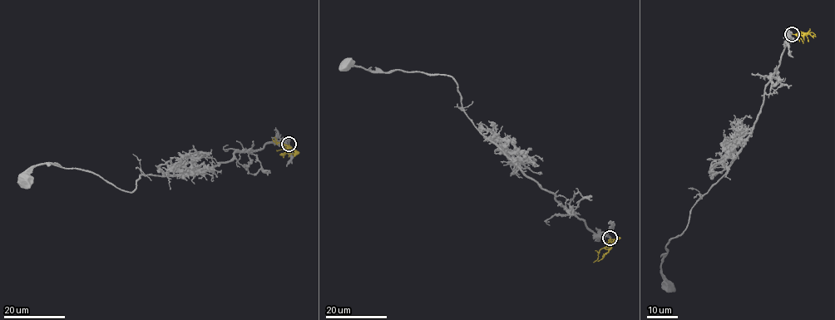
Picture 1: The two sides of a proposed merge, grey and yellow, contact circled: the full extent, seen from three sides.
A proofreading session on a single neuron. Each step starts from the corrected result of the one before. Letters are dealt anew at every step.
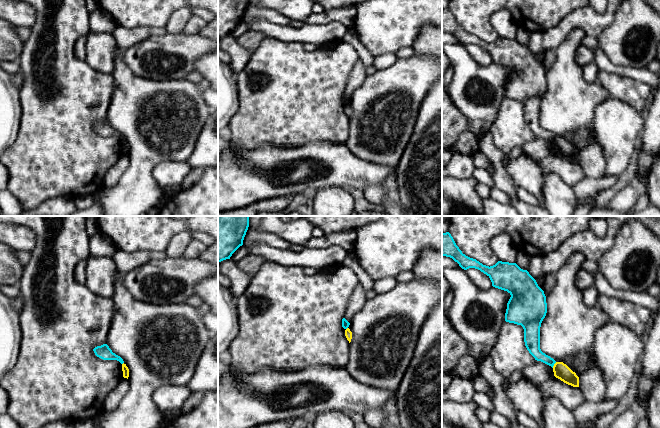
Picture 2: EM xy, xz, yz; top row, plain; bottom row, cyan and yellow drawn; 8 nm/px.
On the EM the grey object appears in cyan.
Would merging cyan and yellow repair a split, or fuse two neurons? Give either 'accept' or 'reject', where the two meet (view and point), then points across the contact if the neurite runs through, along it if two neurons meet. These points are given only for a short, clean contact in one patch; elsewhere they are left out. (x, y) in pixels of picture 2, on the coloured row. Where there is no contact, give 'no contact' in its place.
reject | yz (553, 365) | along yz (556, 362), (552, 367)

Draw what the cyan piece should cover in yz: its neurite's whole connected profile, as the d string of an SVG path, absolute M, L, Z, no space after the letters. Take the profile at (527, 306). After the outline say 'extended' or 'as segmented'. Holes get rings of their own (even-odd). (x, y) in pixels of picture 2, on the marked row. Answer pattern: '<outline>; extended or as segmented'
M449 232L442 233L442 256L452 258L464 270L480 270L490 278L493 287L511 295L505 321L521 325L529 353L535 360L553 368L556 361L540 349L540 327L547 313L546 296L529 272L516 263L498 261L490 267L483 265L463 254Z; as segmented

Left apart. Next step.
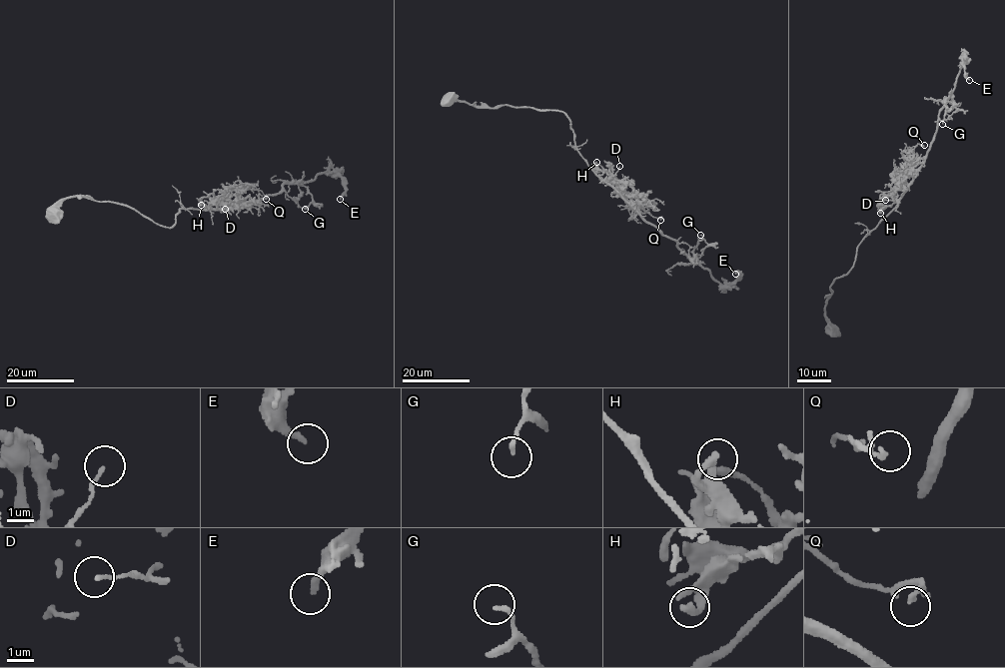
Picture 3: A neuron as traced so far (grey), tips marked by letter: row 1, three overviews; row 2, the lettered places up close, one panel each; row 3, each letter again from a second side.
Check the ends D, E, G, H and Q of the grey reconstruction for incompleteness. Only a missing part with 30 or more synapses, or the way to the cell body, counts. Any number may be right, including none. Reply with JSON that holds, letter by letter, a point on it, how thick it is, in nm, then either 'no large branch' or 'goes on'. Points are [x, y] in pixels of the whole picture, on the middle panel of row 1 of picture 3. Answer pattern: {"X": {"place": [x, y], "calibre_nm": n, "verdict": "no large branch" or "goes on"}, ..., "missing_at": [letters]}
{"D": {"place": [619, 166], "calibre_nm": 120, "verdict": "no large branch"}, "E": {"place": [735, 274], "calibre_nm": 220, "verdict": "no large branch"}, "G": {"place": [700, 235], "calibre_nm": 170, "verdict": "no large branch"}, "H": {"place": [596, 162], "calibre_nm": 260, "verdict": "no large branch"}, "Q": {"place": [660, 220], "calibre_nm": 160, "verdict": "no large branch"}, "missing_at": []}

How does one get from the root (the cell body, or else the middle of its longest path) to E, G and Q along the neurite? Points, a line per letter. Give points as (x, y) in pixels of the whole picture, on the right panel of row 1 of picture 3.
E: (831, 331), (825, 307), (833, 280), (847, 274), (858, 246), (894, 209), (925, 158), (963, 60), (969, 80)
G: (831, 331), (825, 313), (829, 286), (847, 274), (860, 242), (895, 207), (927, 153), (948, 97), (942, 124)
Q: (831, 331), (825, 313), (829, 286), (847, 274), (860, 242), (895, 207), (907, 158), (917, 144), (924, 145)

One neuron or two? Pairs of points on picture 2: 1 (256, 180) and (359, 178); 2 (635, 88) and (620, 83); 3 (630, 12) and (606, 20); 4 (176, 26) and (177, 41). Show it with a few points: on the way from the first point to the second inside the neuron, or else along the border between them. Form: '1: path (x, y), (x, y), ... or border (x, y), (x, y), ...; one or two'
1: path (282, 188), (305, 184), (319, 179), (333, 178); one
2: path (631, 88), (624, 87); one
3: border (617, 10), (614, 19), (599, 34); two
4: border (167, 32), (181, 34); two

